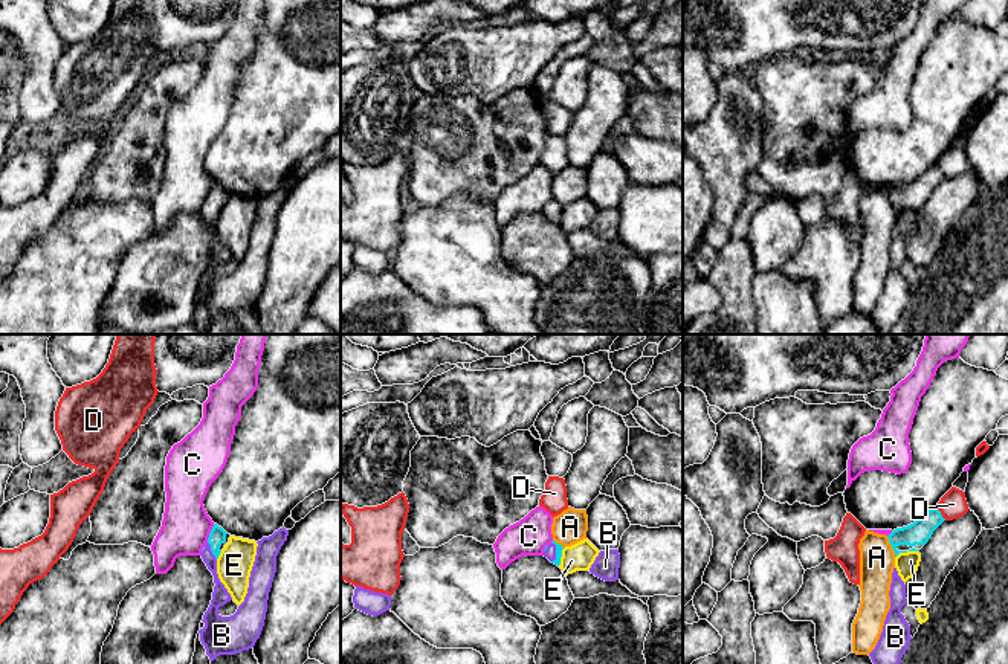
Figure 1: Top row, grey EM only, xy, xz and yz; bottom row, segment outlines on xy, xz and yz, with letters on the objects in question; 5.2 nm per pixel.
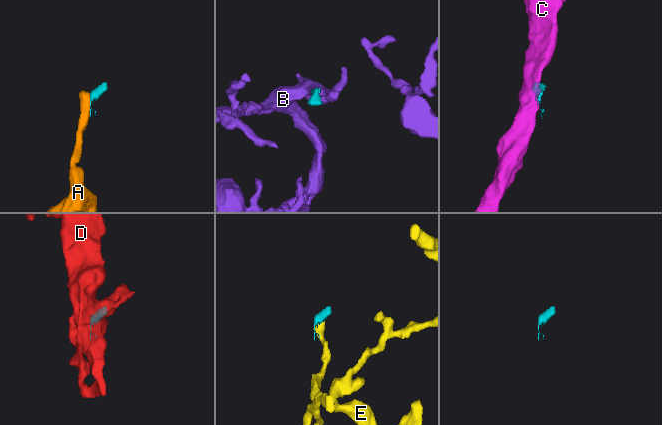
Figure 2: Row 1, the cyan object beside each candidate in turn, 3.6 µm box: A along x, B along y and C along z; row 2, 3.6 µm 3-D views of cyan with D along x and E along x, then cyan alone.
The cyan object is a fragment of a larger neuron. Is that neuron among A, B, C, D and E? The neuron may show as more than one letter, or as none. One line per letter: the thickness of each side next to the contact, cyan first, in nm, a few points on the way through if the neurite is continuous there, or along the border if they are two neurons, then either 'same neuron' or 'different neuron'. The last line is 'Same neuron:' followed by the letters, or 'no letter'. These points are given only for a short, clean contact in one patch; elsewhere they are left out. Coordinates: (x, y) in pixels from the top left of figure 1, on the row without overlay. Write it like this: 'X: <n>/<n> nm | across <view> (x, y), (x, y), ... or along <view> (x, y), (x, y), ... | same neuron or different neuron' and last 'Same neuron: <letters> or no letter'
A: 130/190 nm | along yz (886, 194), (895, 214) | different neuron
B: 40/60 nm | across xz (559, 206), (556, 211), (550, 211) | same neuron
C: 90/260 nm | along xy (214, 182), (206, 199) | different neuron
D: 130/140 nm | along yz (936, 164), (946, 177) | different neuron
E: 130/120 nm | along yz (918, 208), (909, 208), (895, 215) | different neuron
Same neuron: B

